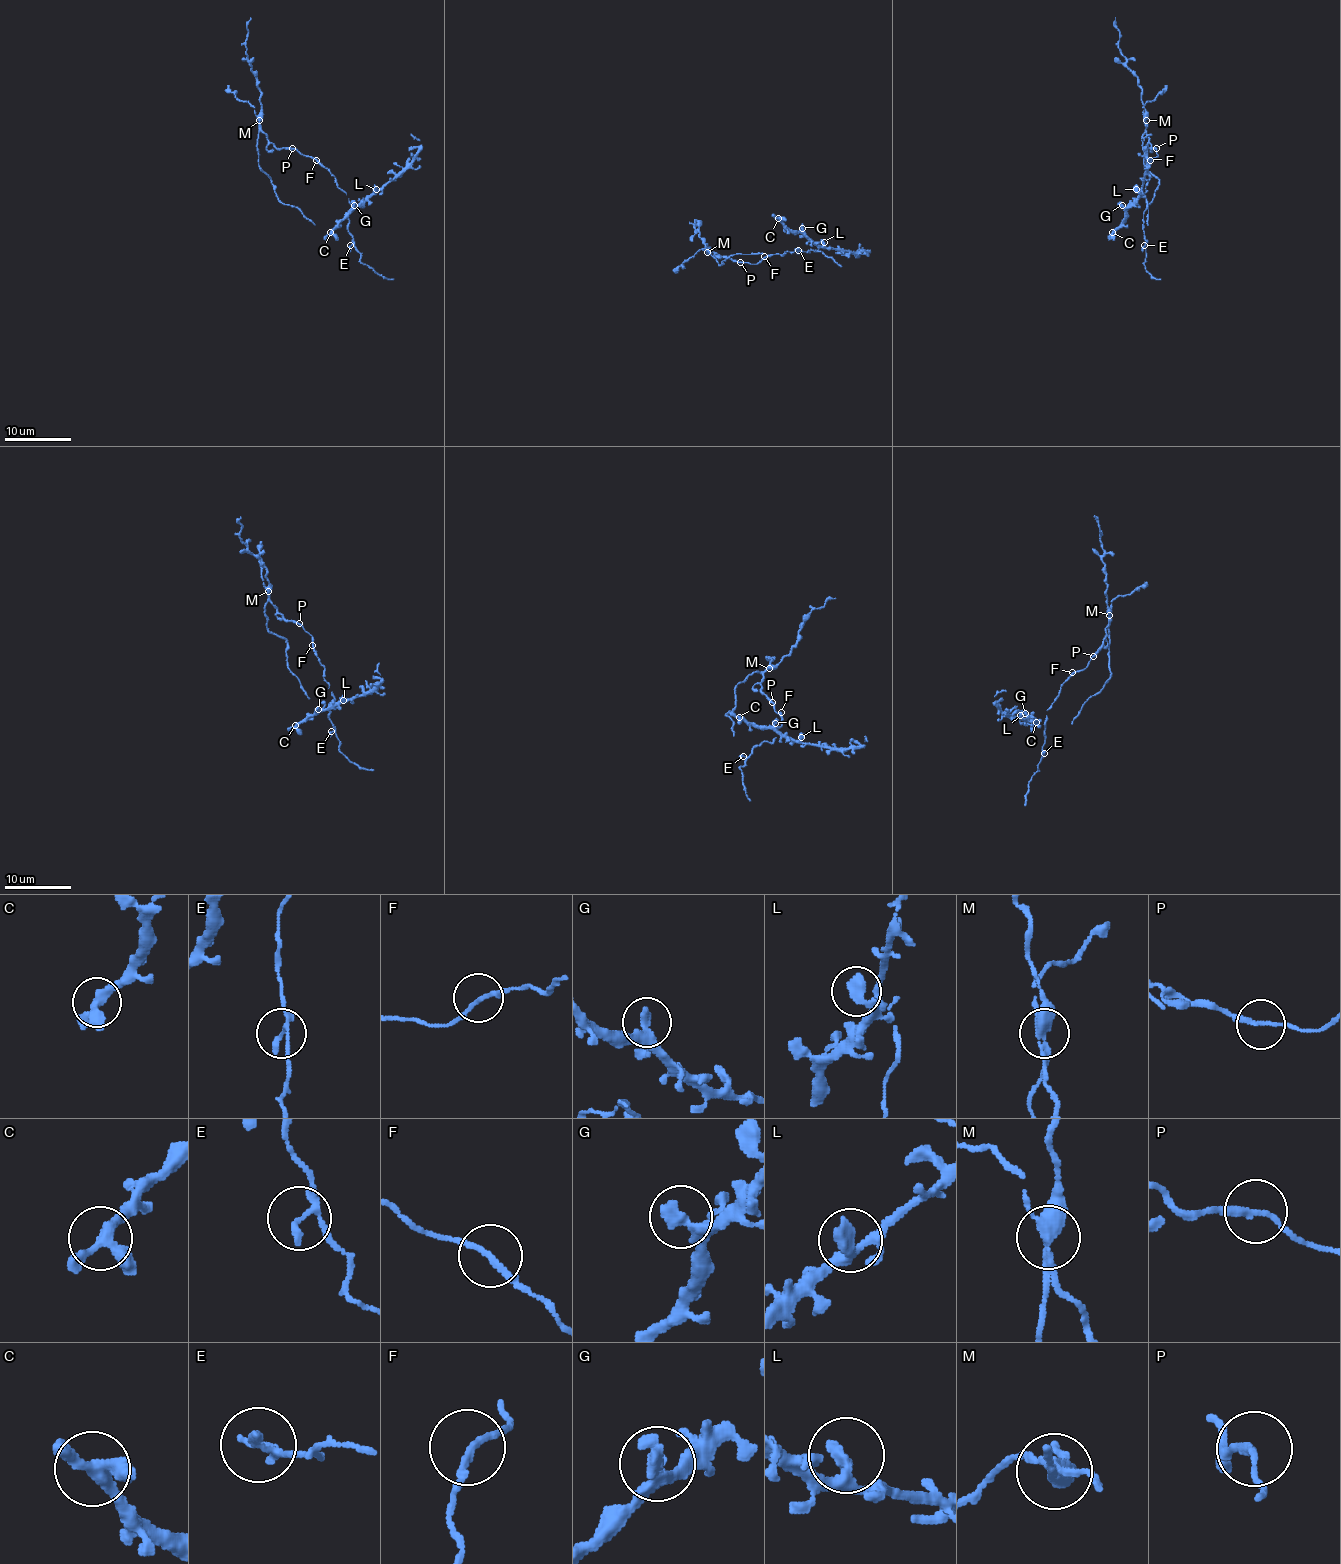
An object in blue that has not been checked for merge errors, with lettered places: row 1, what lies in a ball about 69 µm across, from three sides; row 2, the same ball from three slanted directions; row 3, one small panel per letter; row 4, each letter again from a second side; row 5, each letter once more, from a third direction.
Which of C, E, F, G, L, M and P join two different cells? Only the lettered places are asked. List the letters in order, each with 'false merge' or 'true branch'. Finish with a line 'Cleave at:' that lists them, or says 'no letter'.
C: true branch
E: true branch
F: true branch
G: true branch
L: true branch
M: false merge
P: true branch
Cleave at: M

